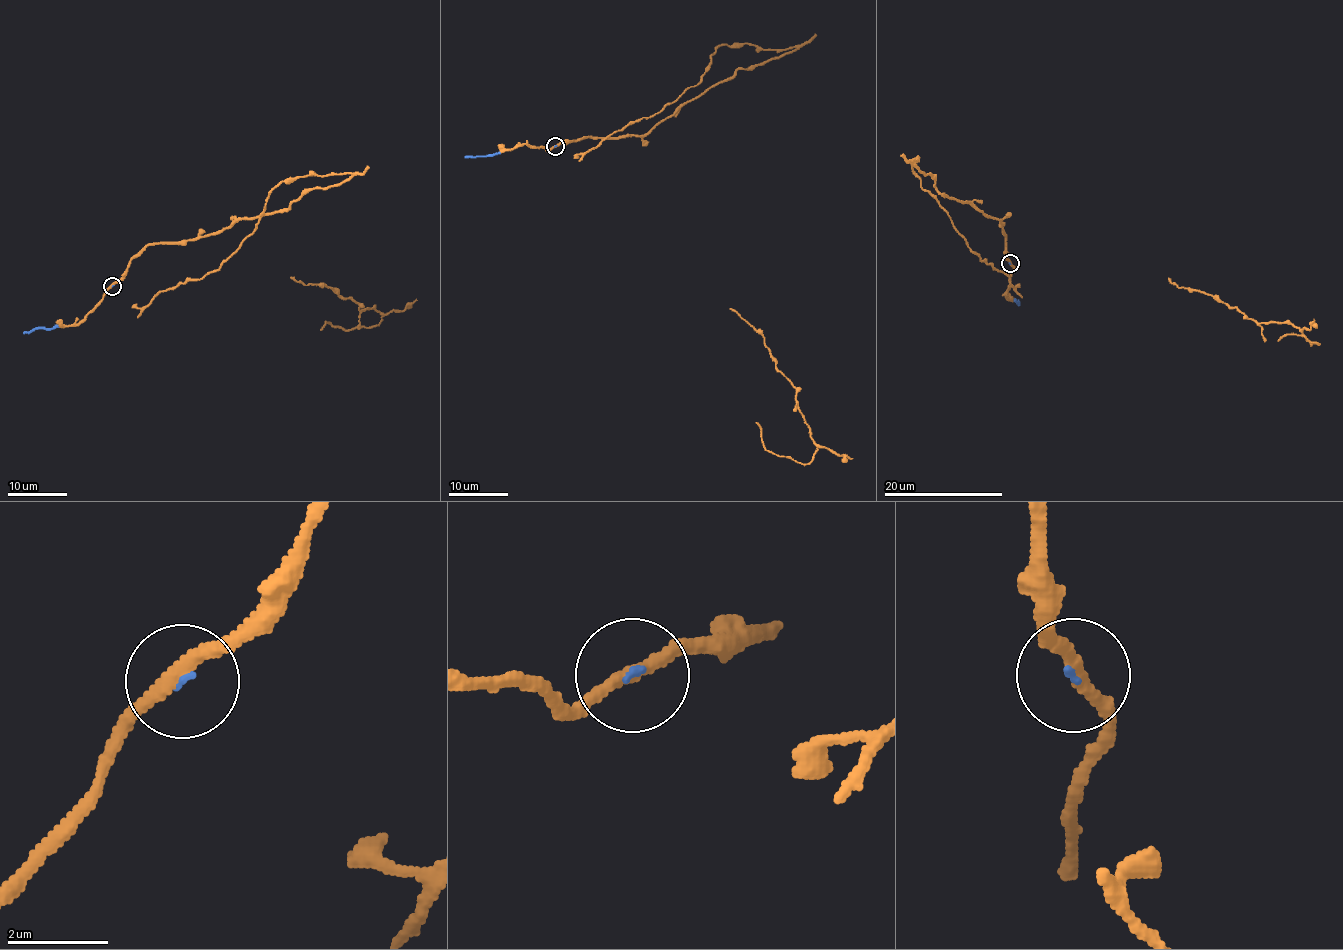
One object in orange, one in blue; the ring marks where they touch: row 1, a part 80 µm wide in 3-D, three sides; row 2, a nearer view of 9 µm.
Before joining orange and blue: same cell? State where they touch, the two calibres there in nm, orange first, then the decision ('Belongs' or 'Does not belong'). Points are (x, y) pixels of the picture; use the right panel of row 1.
Place: (1010, 263). Thickness 280 nm (orange) against 50 nm. Belongs

